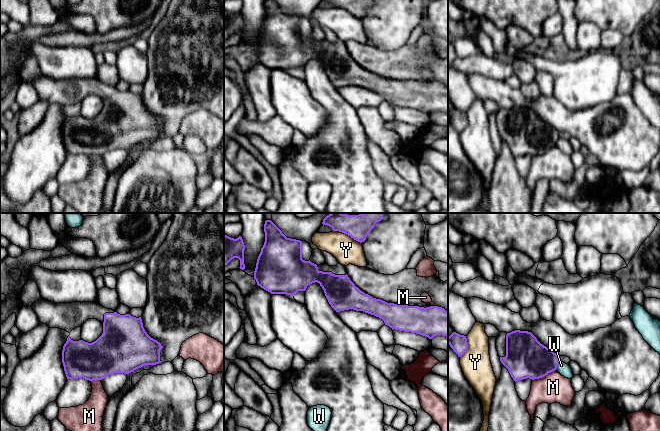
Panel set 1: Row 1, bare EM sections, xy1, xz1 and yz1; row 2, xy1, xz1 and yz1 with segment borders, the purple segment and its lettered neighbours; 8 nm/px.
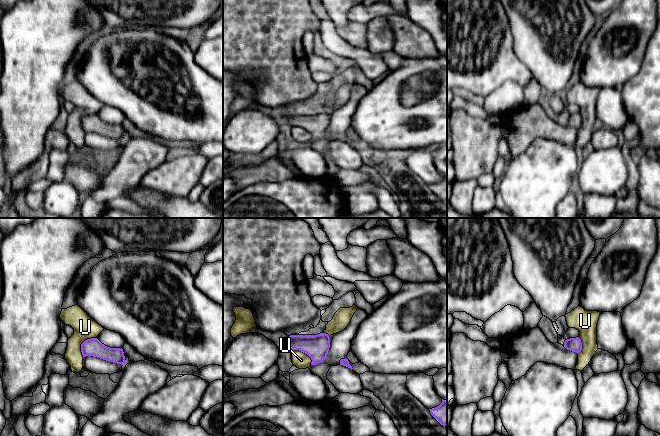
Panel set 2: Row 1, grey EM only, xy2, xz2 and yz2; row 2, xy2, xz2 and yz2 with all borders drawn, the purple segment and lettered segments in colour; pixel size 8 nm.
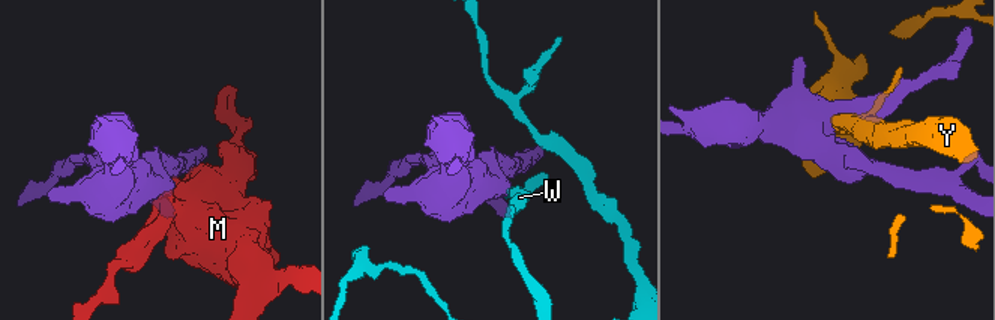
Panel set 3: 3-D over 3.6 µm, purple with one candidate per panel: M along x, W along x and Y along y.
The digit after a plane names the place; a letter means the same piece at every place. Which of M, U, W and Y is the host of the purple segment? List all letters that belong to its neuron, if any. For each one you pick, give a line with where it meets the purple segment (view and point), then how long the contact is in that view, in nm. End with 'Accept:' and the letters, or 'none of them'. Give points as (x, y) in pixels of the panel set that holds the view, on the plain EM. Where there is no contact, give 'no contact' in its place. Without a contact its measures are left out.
Accept: none of them

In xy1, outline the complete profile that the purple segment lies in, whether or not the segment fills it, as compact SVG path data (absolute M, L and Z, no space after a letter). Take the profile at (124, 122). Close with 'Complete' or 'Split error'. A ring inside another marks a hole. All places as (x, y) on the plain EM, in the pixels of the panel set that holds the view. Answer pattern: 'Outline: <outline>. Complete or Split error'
Outline: M41 74L31 83L37 90L39 99L69 109L75 103L81 103L88 95L97 95L103 99L102 111L92 119L83 116L73 117L70 111L68 112L62 126L62 139L67 155L102 156L114 149L129 150L145 141L161 139L160 126L163 122L147 110L141 93L136 94L130 90L120 91L97 78L53 79Z. Split error

